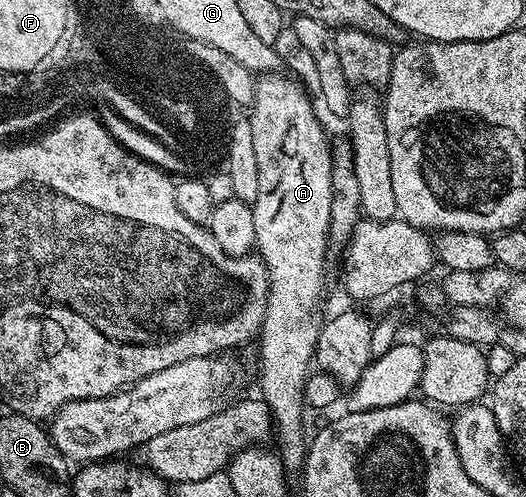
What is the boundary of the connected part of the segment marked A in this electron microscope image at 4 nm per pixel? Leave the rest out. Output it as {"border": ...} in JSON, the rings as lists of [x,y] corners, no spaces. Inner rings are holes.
{"border":[[[268,73],[257,82],[254,97],[250,104],[250,110],[252,110],[252,115],[250,114],[250,133],[254,137],[254,157],[258,160],[258,197],[250,206],[254,213],[255,250],[268,270],[268,308],[264,314],[264,323],[260,327],[258,336],[258,344],[260,343],[260,391],[258,391],[258,395],[268,407],[268,412],[272,414],[275,426],[278,428],[278,435],[280,431],[278,454],[285,472],[288,473],[293,473],[292,471],[299,472],[303,468],[306,454],[306,435],[304,439],[303,427],[304,409],[306,410],[305,387],[310,378],[308,366],[311,368],[316,358],[318,333],[325,320],[325,316],[320,315],[320,298],[324,295],[324,254],[328,251],[330,226],[332,224],[332,157],[329,144],[327,142],[324,144],[324,131],[320,128],[320,121],[316,117],[316,111],[312,108],[312,103],[308,99],[311,99],[309,92],[305,91],[295,78],[284,73]]]}

